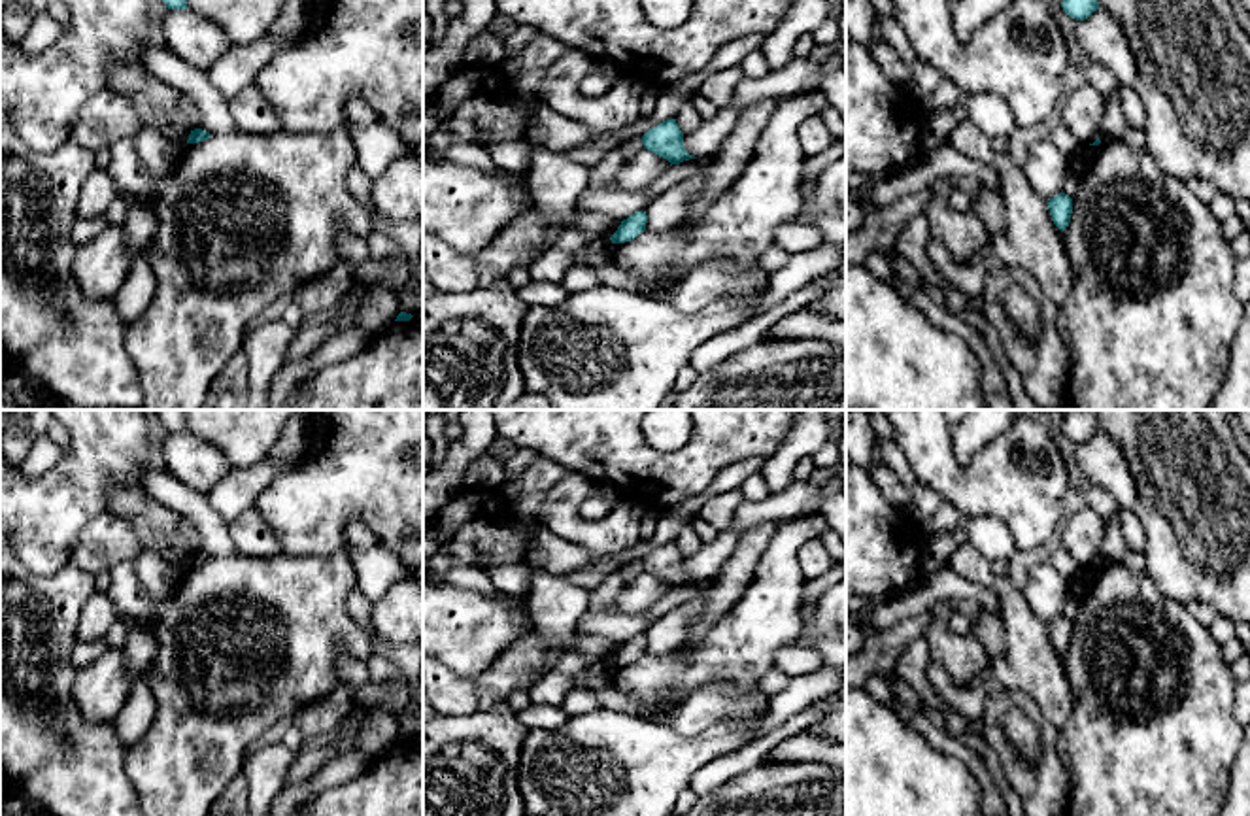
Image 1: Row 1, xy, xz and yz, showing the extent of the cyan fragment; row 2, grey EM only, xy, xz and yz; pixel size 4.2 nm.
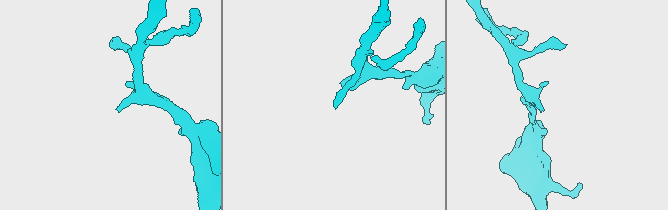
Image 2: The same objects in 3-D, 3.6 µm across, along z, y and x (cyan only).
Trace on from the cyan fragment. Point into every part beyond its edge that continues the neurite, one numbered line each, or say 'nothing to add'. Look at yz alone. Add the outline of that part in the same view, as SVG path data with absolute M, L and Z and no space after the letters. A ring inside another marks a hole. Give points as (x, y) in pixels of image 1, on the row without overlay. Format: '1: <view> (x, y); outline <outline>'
nothing to add

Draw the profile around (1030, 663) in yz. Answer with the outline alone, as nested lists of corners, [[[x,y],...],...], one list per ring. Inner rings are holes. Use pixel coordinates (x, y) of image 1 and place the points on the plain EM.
[[[969,542],[950,555],[946,567],[997,595],[1006,648],[1003,655],[989,657],[988,667],[967,686],[957,686],[937,661],[929,659],[927,680],[937,697],[967,720],[978,722],[995,693],[1023,691],[1037,703],[1040,718],[1061,731],[1073,716],[1074,691],[1061,654],[1052,644],[1048,623],[1029,608],[1023,589],[997,576],[991,561]]]

